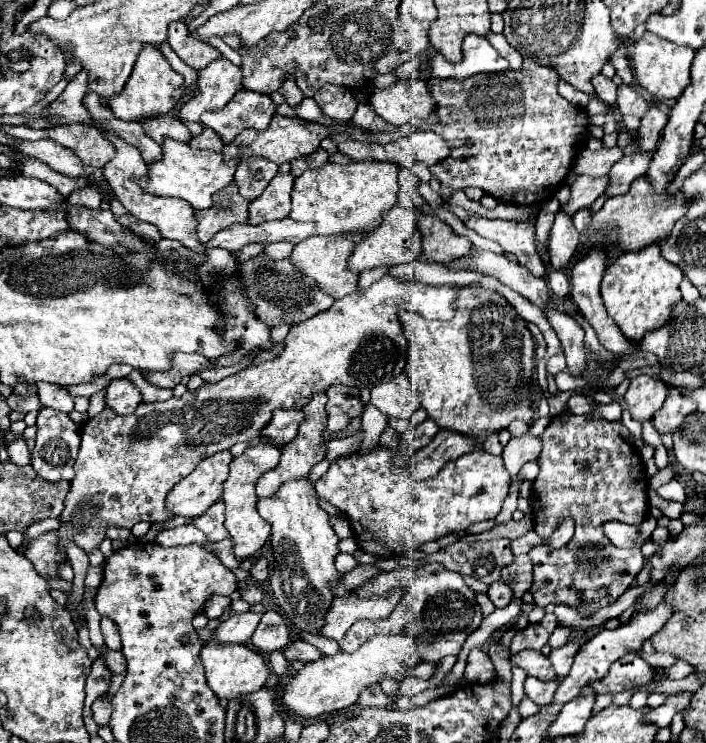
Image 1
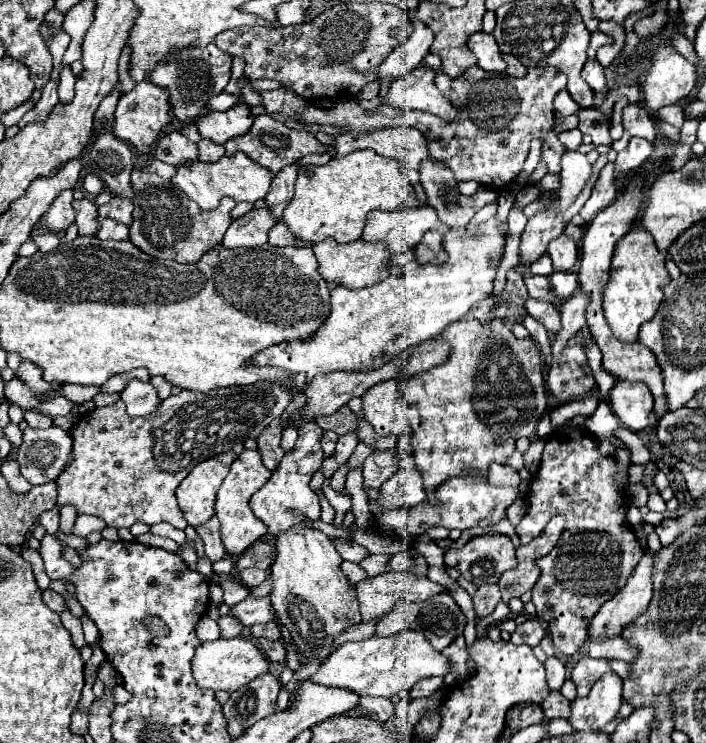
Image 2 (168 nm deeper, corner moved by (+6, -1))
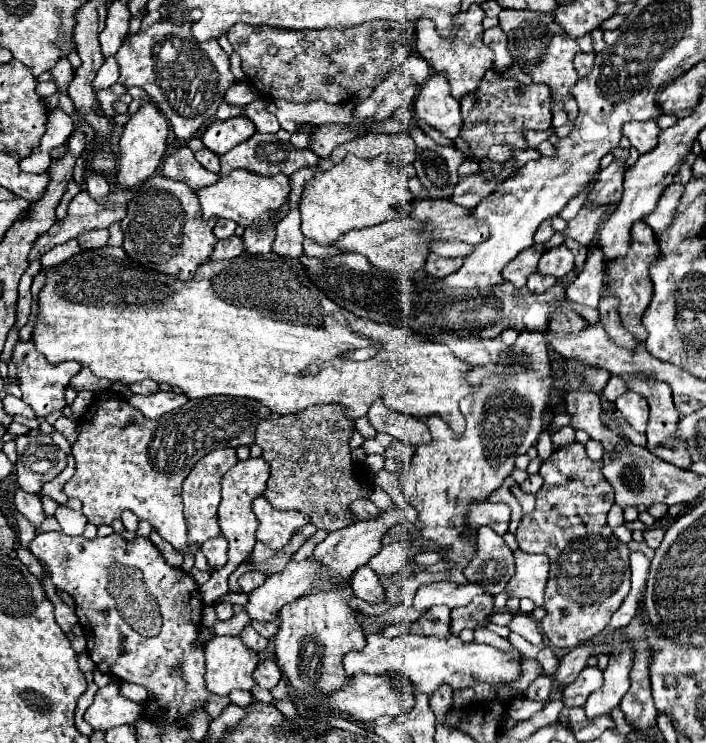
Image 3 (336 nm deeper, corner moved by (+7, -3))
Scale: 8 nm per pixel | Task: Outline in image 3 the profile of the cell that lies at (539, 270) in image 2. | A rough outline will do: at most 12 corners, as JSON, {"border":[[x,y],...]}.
{"border":[[533,273],[527,279],[531,291],[547,291],[555,283],[553,277]]}

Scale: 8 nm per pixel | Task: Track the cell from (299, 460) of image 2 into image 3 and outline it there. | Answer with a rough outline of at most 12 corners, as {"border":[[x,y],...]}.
{"border":[[263,497],[253,501],[257,541],[273,551],[309,523],[297,511],[277,511]]}

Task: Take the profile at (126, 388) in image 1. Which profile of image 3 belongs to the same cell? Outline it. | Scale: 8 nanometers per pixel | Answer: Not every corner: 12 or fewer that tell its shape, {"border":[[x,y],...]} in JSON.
{"border":[[159,391],[129,399],[147,419],[183,407],[187,395]]}

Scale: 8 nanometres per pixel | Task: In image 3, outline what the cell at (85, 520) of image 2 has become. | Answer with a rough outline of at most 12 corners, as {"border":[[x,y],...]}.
{"border":[[55,509],[53,517],[67,535],[81,535],[87,519],[81,511]]}

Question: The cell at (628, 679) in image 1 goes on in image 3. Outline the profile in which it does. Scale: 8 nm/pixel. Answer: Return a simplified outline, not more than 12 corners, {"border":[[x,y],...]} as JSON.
{"border":[[585,667],[563,689],[565,707],[583,707],[603,683],[599,667]]}

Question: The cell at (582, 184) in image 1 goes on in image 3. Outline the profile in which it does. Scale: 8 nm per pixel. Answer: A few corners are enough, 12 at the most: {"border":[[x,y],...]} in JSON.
{"border":[[519,253],[503,269],[503,279],[523,287],[537,271],[541,253]]}

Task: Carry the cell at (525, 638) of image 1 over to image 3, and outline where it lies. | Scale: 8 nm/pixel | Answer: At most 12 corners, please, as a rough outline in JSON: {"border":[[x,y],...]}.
{"border":[[513,613],[509,629],[533,645],[543,641],[543,633],[533,617]]}

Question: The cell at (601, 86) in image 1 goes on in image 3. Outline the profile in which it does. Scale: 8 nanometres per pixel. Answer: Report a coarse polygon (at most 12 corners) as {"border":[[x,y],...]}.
{"border":[[595,53],[575,55],[575,69],[581,77],[591,71]]}

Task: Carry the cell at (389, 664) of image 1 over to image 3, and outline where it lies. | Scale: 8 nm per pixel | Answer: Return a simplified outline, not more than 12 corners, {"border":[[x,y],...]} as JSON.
{"border":[[367,635],[347,675],[395,671],[415,693],[511,683],[521,655],[447,639]]}

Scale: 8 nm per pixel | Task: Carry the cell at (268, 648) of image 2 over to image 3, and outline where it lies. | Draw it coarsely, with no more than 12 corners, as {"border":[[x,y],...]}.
{"border":[[251,625],[241,631],[241,641],[261,653],[267,647],[263,639]]}

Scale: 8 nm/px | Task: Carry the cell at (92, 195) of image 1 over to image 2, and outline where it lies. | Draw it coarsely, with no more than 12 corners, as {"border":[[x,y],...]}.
{"border":[[88,197],[74,201],[80,235],[94,235],[96,203]]}

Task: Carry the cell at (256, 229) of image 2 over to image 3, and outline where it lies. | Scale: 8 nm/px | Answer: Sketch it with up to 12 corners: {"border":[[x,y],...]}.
{"border":[[241,237],[217,241],[209,259],[235,259],[243,253]]}

